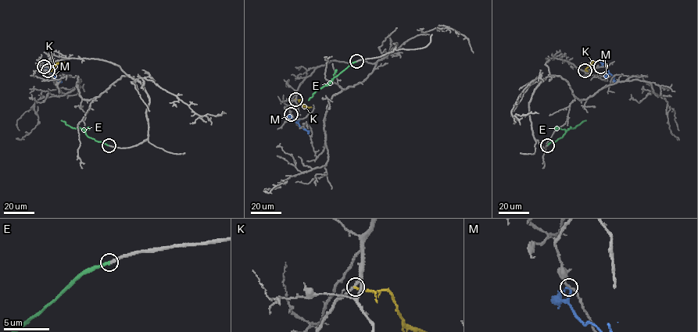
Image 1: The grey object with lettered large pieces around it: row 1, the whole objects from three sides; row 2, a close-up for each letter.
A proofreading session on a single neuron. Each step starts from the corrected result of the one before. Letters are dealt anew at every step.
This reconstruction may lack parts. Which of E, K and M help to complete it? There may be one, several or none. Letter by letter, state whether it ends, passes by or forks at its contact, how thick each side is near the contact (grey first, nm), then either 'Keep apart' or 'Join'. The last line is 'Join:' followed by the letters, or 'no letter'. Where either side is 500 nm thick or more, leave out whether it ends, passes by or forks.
E: It ends there. Thickness 240 nm (grey) against 240 nm. Join
K: It ends there. Thickness 160 nm (grey) against 240 nm. Keep apart
M: It ends there. Thickness 190 nm (grey) against 240 nm. Keep apart
Join: E

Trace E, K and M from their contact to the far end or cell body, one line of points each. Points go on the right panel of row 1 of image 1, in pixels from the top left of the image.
E: (547, 145), (586, 120)
K: (585, 71), (592, 62)
M: (599, 66), (603, 66), (616, 82), (620, 80)

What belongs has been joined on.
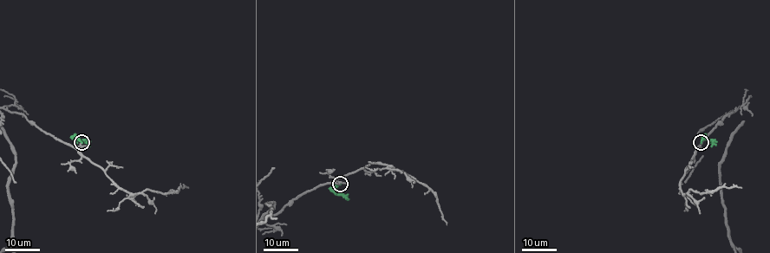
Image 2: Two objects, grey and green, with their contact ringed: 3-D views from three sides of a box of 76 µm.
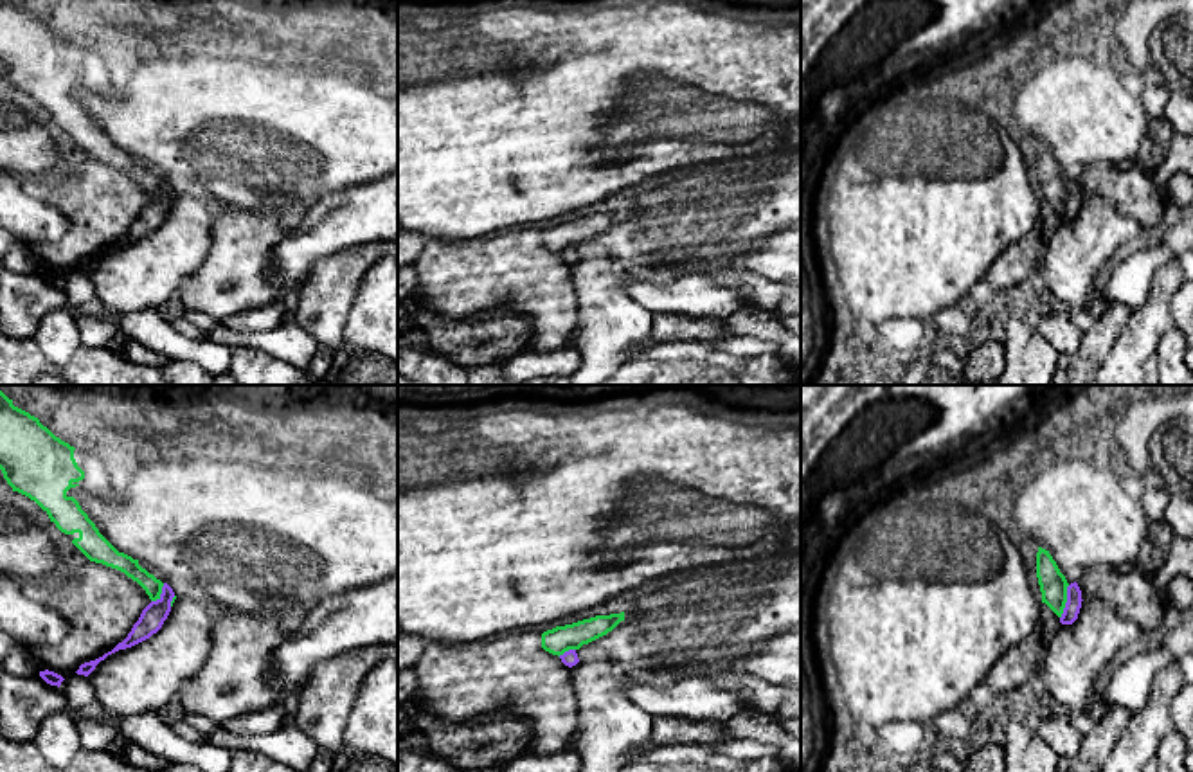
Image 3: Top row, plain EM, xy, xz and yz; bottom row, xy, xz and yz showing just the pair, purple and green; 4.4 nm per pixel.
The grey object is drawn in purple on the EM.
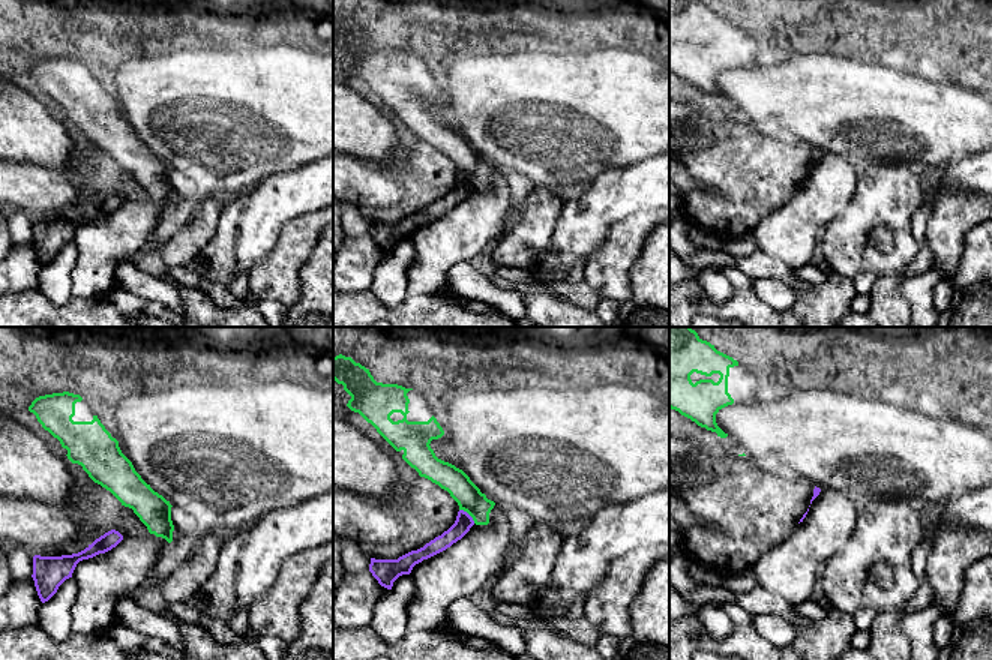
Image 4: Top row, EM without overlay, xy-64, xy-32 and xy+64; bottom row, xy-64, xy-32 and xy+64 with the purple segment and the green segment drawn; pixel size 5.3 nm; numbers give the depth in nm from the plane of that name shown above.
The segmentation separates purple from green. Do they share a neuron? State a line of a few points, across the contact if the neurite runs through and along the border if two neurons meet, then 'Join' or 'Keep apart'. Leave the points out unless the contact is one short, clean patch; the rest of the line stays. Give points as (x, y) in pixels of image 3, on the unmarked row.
Line: yz (1069, 182), (1060, 215). Keep apart

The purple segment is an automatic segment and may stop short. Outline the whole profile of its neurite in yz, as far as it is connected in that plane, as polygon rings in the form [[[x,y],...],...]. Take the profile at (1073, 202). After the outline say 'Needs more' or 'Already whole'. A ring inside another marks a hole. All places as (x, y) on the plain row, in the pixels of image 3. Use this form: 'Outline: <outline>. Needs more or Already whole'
Outline: [[[1071,180],[1067,184],[1067,200],[1063,205],[1063,211],[1060,214],[1062,221],[1072,221],[1078,216],[1080,205],[1081,205],[1081,187],[1078,184],[1078,180]]]. Already whole

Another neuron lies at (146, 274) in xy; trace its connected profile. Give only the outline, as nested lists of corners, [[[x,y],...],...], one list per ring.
[[[202,191],[176,193],[157,230],[131,245],[108,252],[95,263],[88,275],[95,297],[103,304],[103,313],[77,317],[81,346],[94,349],[113,344],[124,335],[119,324],[122,317],[144,310],[162,310],[178,293],[182,281],[203,263],[212,247],[211,202],[212,198]]]

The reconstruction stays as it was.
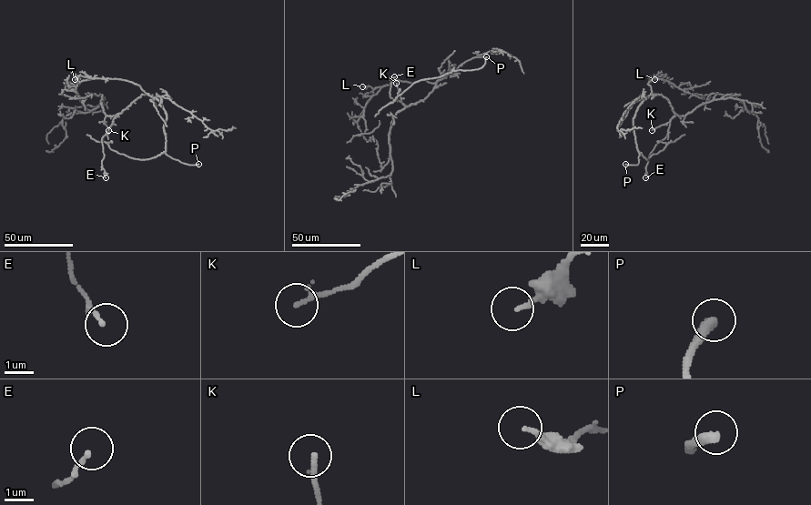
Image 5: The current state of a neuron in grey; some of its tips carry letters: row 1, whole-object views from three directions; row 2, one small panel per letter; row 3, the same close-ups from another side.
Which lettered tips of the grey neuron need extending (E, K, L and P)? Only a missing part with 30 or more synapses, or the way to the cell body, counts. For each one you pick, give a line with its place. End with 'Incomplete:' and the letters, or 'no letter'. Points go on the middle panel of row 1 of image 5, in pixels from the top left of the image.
P: at (486, 56)
Incomplete: P

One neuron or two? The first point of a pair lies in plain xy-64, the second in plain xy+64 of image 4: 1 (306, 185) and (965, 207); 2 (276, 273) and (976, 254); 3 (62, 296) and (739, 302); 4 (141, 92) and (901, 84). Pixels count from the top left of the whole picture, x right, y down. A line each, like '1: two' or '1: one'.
1: two
2: two
3: two
4: one

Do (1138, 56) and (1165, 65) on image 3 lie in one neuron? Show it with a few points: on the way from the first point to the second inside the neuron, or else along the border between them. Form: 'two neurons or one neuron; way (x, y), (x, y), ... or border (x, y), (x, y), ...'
two neurons; border (1168, 22), (1150, 36), (1150, 54), (1157, 76)

